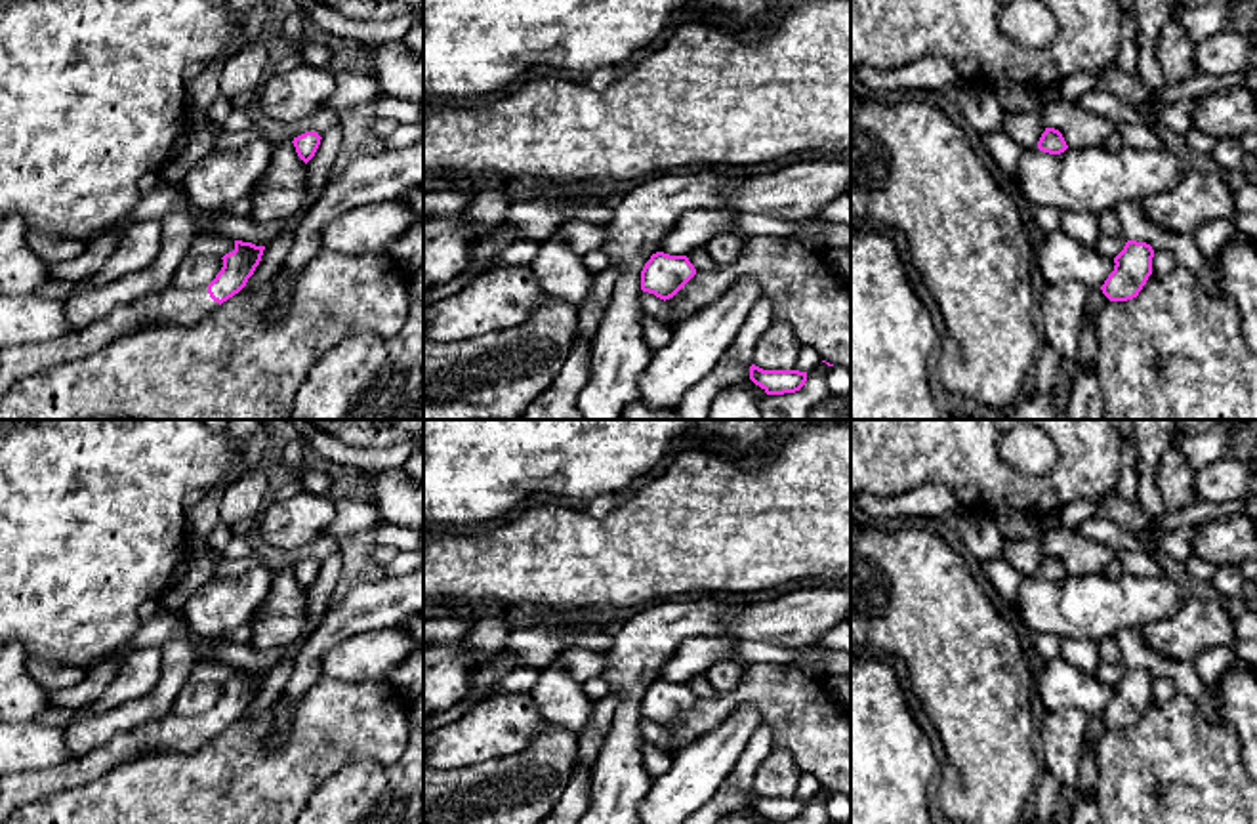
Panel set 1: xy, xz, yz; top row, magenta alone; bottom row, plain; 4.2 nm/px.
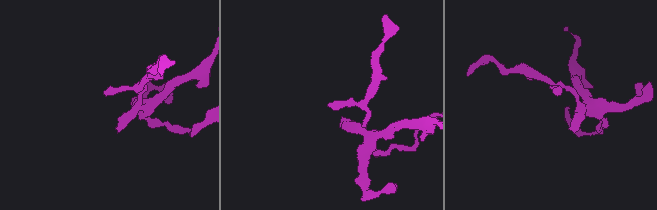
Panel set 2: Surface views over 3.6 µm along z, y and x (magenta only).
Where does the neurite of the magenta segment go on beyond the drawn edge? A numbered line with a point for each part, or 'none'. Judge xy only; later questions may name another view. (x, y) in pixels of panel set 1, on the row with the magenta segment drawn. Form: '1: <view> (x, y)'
1: xy (180, 308)

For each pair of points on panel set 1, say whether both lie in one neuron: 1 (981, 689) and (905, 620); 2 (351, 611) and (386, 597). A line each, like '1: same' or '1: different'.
1: same
2: same

